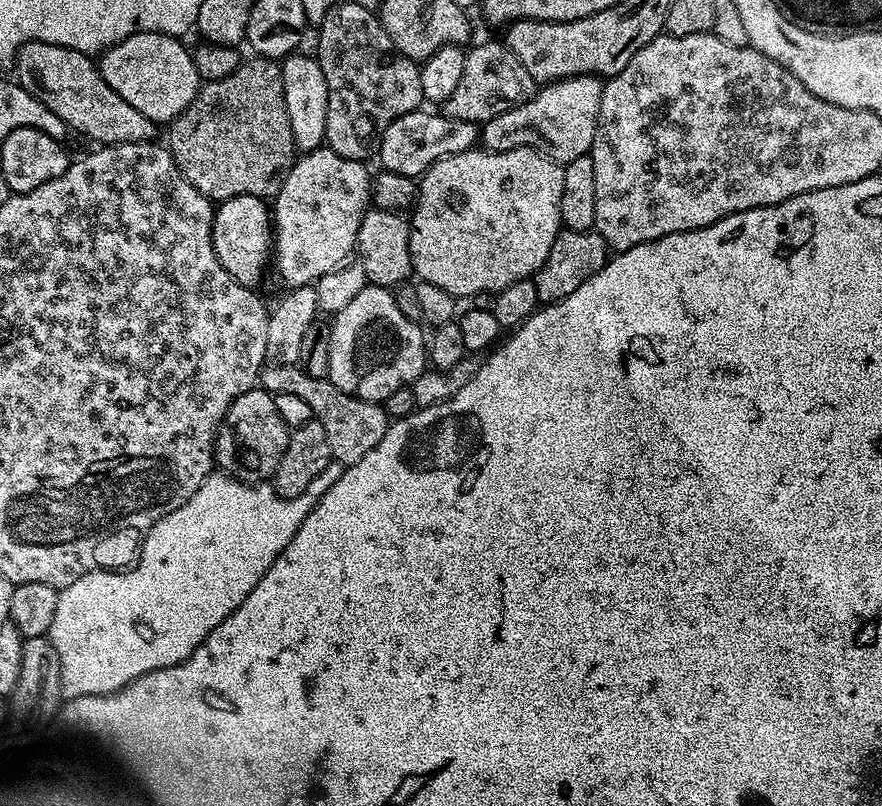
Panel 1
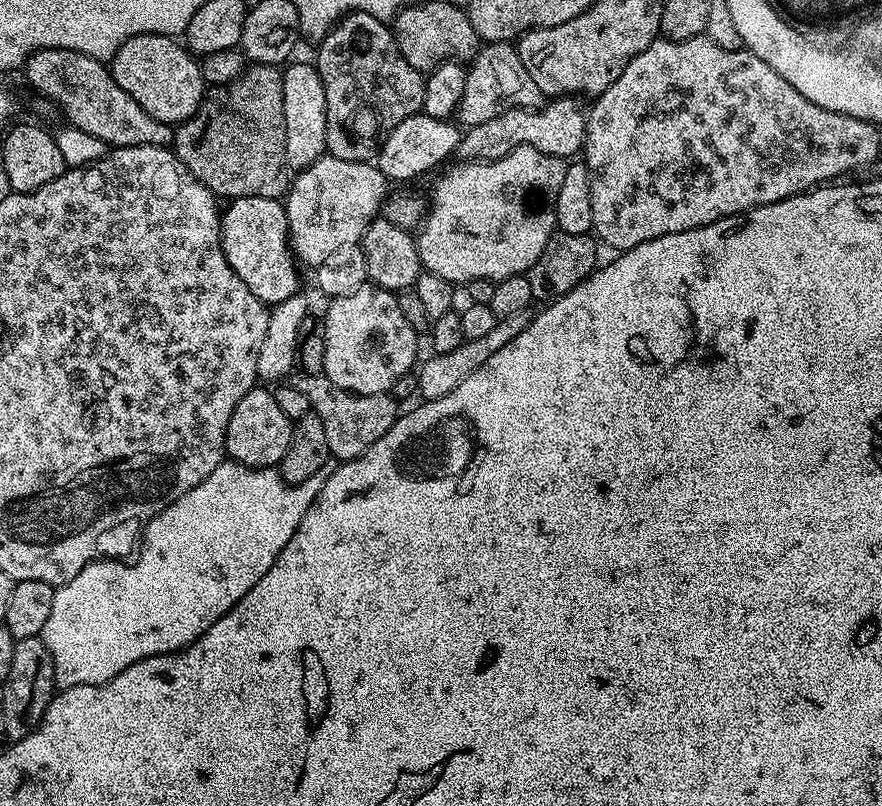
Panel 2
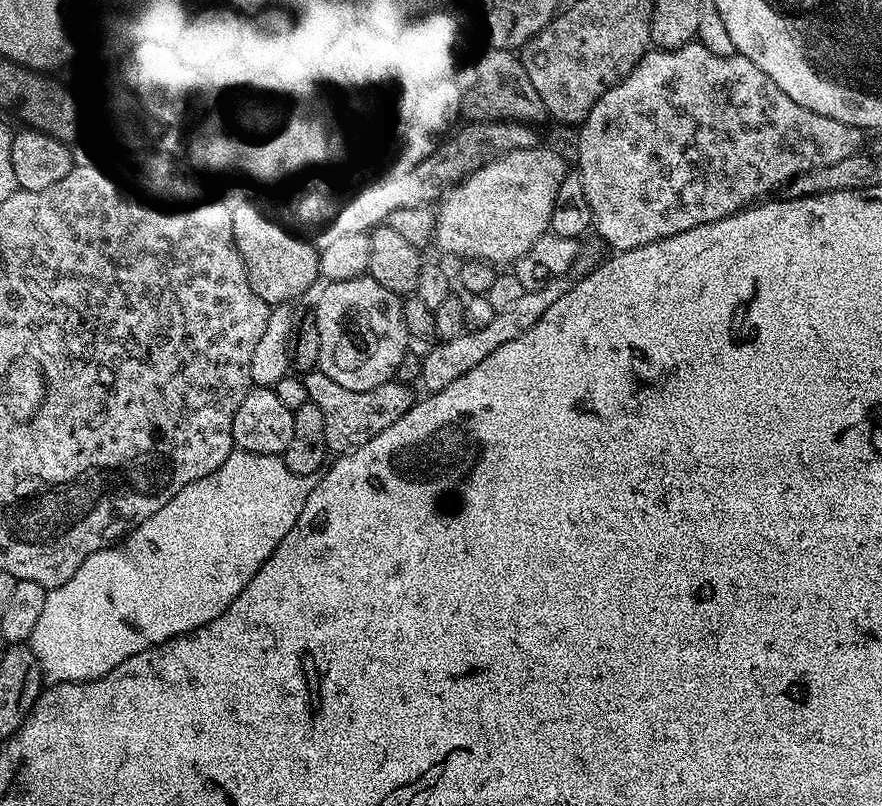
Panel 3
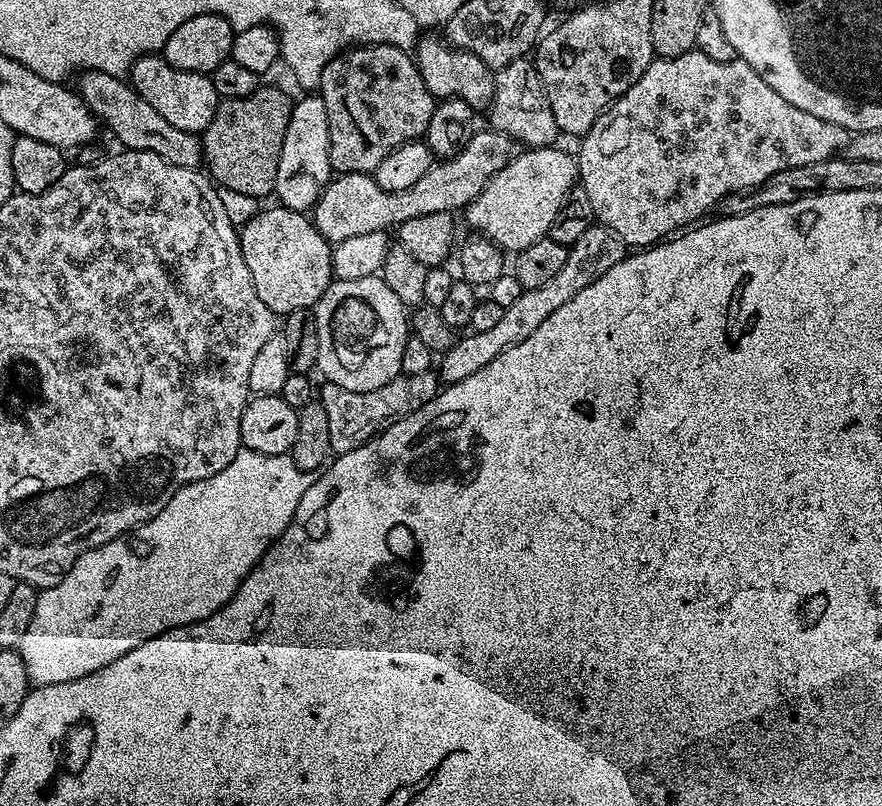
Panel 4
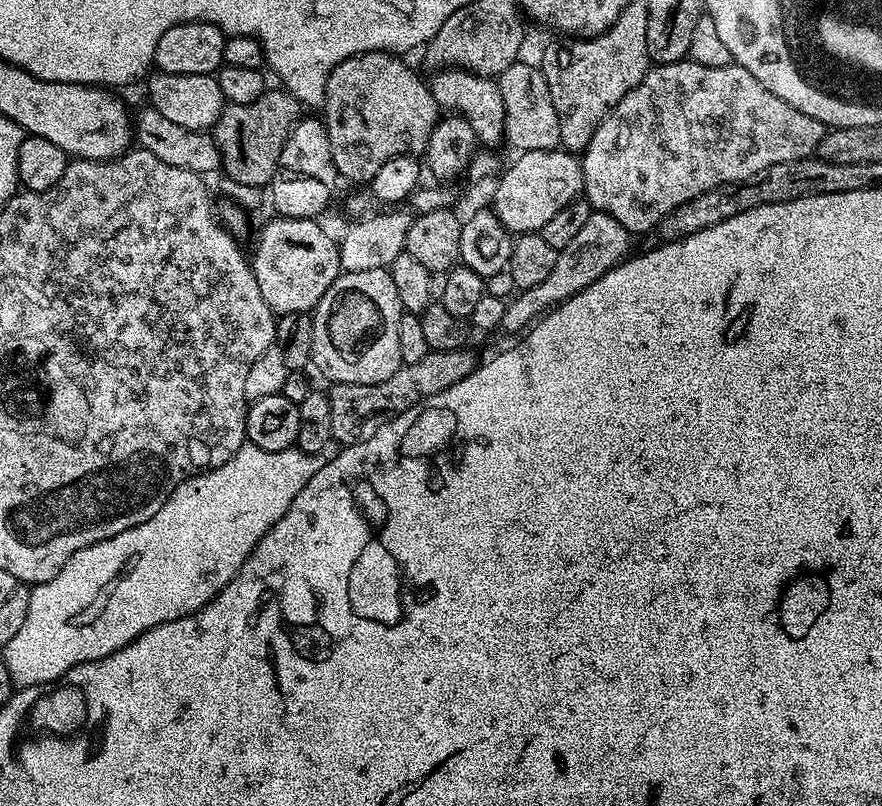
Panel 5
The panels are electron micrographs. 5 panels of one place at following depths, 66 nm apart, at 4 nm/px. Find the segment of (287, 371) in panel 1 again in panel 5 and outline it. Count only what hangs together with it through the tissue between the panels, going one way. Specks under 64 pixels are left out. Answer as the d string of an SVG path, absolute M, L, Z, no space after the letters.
M455 348L449 352L428 351L420 362L413 365L403 364L386 382L373 384L332 384L327 389L330 402L330 430L332 439L337 445L357 444L374 430L378 430L386 422L390 422L398 414L410 410L418 402L430 398L434 394L442 394L442 390L452 389L462 382L462 378L473 375L478 360L464 348Z

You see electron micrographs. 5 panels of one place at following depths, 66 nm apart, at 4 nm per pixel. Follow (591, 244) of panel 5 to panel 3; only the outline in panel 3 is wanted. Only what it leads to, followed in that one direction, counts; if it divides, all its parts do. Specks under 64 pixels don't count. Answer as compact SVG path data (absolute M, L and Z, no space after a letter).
M559 287L543 288L540 292L525 292L522 298L511 310L497 312L494 322L482 330L474 332L465 331L458 338L437 343L437 348L432 348L428 353L423 353L421 362L421 378L419 383L424 386L424 392L431 394L446 390L446 386L459 382L463 376L468 376L470 370L479 368L487 360L491 360L495 352L500 351L502 346L516 343L520 336L527 336L532 329L539 325L542 314L550 310L558 302L562 295Z

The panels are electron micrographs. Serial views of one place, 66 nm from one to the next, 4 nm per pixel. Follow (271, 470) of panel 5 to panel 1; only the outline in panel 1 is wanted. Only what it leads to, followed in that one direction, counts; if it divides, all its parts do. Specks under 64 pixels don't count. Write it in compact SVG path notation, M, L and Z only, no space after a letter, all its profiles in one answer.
M333 459L326 466L326 470L322 470L322 474L318 474L318 478L314 478L314 482L310 482L310 486L306 486L306 490L294 498L278 495L271 483L245 482L237 480L235 476L229 476L227 472L213 470L202 482L202 486L198 486L198 490L194 490L194 494L190 494L190 498L186 498L186 502L182 502L182 506L178 506L178 510L170 510L170 514L163 516L144 535L138 559L131 565L130 570L101 570L82 574L82 578L78 578L78 582L70 582L65 588L59 589L57 609L54 613L54 620L50 623L47 637L51 640L54 648L58 650L58 662L62 662L64 696L68 698L73 696L105 696L111 692L117 692L119 688L124 688L134 678L138 678L150 670L182 664L186 658L190 658L190 654L194 654L194 650L198 650L198 646L202 646L204 639L234 610L238 610L238 606L242 606L246 594L250 594L250 590L254 590L254 586L258 586L262 574L266 574L266 570L270 570L270 566L276 561L278 554L282 554L282 550L286 550L290 538L294 538L298 526L302 526L302 522L306 522L306 514L310 514L310 510L314 510L314 506L322 498L322 494L326 494L326 490L330 490L330 486L334 486L334 482L338 482L338 478L342 478L344 470L345 465L339 464Z

